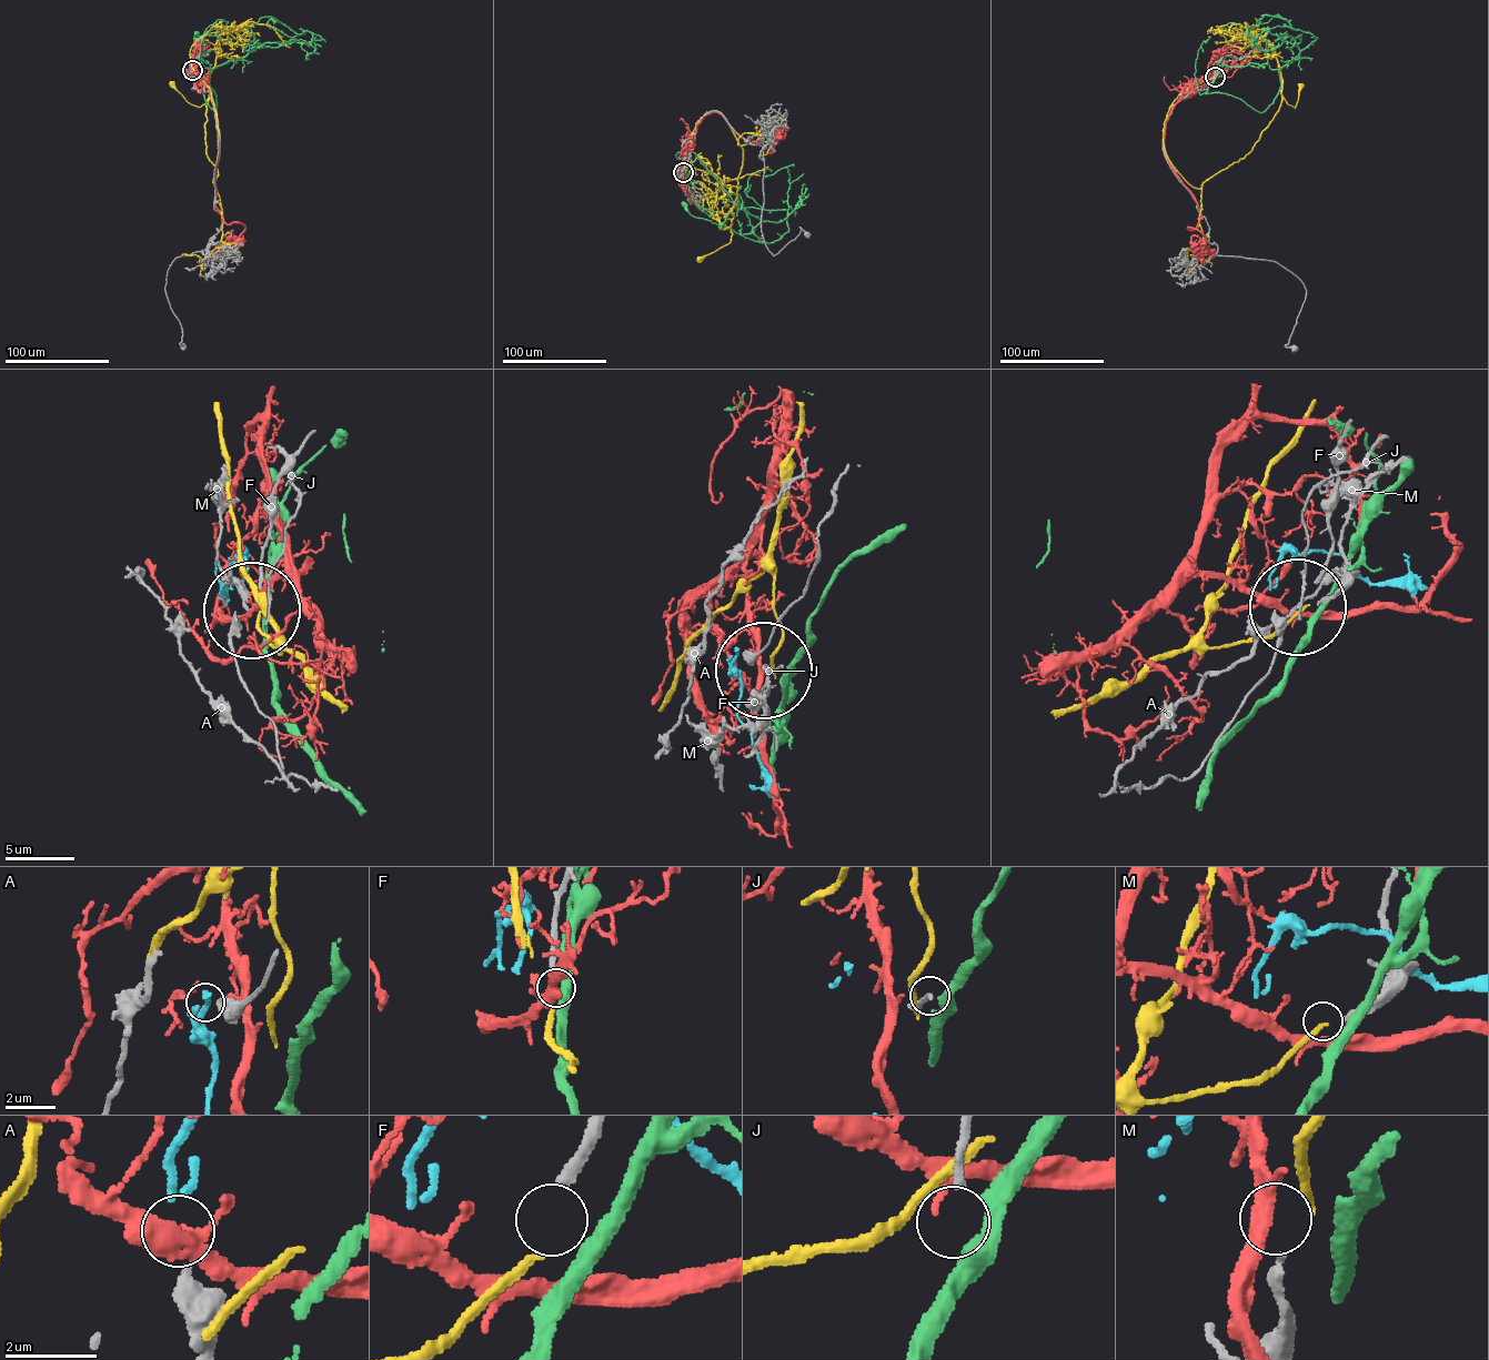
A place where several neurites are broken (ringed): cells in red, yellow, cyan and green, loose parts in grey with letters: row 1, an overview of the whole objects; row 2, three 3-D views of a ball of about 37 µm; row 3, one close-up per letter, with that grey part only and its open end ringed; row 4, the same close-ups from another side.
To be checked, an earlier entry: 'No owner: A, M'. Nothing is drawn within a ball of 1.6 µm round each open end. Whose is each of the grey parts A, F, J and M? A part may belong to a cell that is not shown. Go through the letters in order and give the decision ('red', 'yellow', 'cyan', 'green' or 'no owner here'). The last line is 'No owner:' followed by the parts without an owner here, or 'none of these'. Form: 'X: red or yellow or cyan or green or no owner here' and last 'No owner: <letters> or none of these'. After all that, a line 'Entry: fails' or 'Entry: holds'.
A: cyan
F: yellow
J: no owner here
M: no owner here
No owner: J, M
Entry: fails

